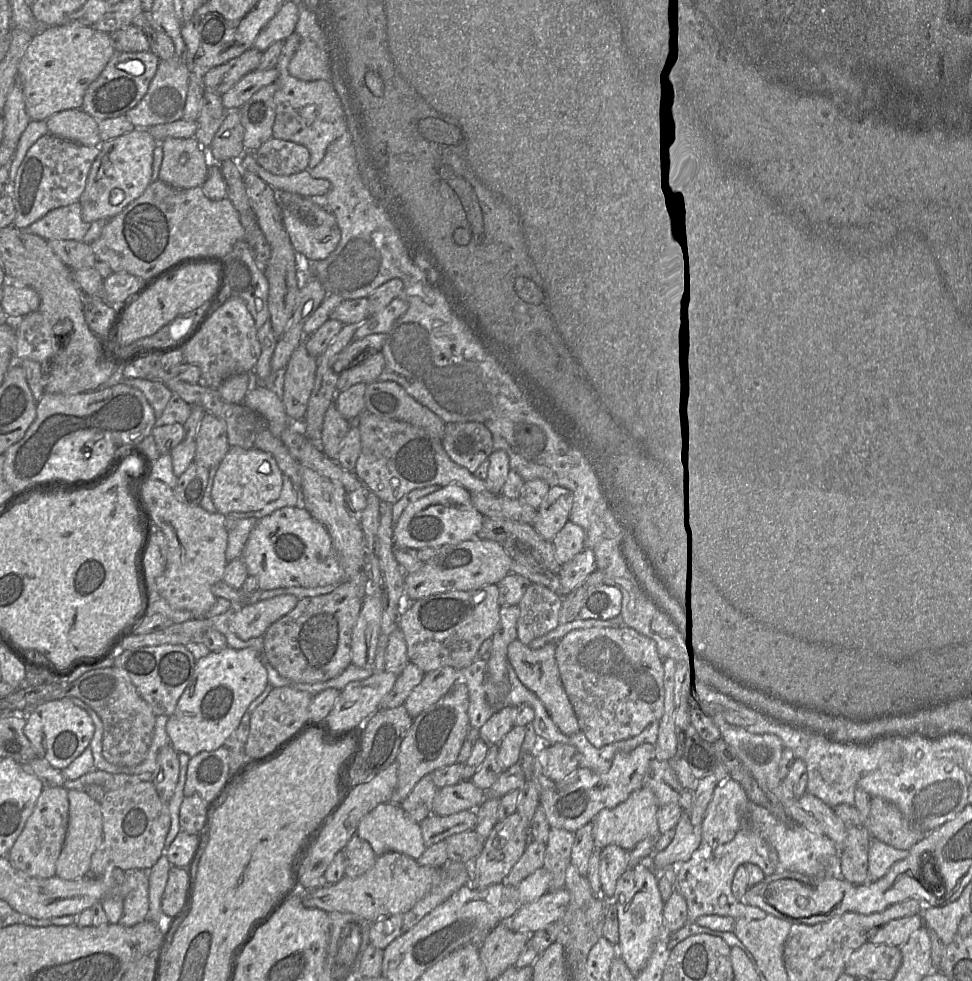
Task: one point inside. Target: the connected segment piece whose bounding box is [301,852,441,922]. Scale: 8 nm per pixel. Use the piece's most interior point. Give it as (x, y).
(395, 883)

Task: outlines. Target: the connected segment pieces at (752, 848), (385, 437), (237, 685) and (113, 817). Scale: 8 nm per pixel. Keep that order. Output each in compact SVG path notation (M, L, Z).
M751 803L748 806L747 825L742 826L732 840L719 845L712 845L702 841L698 849L687 860L676 866L676 890L686 901L689 922L695 922L699 926L707 927L711 930L733 932L735 922L738 919L759 920L765 918L768 914L764 910L744 903L734 895L732 883L737 868L743 864L759 866L766 876L777 873L778 867L769 855L771 846L774 846L778 852L782 870L796 871L811 876L840 876L841 849L834 841L826 835L811 832L802 826L790 827L765 807Z
M363 412L359 430L361 452L357 459L354 473L383 502L394 504L410 491L432 485L443 487L455 483L463 486L470 492L488 491L486 480L477 478L465 467L453 462L444 450L442 440L431 436L420 427L407 422L383 419L372 413Z
M226 647L200 658L195 663L191 682L166 724L171 745L177 752L185 752L190 757L223 746L238 727L248 706L265 690L267 684L267 671L254 648Z
M151 781L124 785L106 792L100 802L103 818L103 841L108 847L110 867L148 870L162 855L171 826L168 802L163 801Z

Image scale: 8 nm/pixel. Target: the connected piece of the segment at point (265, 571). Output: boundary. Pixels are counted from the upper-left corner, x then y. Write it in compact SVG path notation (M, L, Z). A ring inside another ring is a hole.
M302 506L278 509L257 521L243 548L241 558L248 574L256 578L258 588L269 591L278 588L315 588L339 584L343 580L343 568L326 528Z

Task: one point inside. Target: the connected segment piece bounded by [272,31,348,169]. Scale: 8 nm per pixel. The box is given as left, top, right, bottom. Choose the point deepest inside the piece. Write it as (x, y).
(310, 113)

